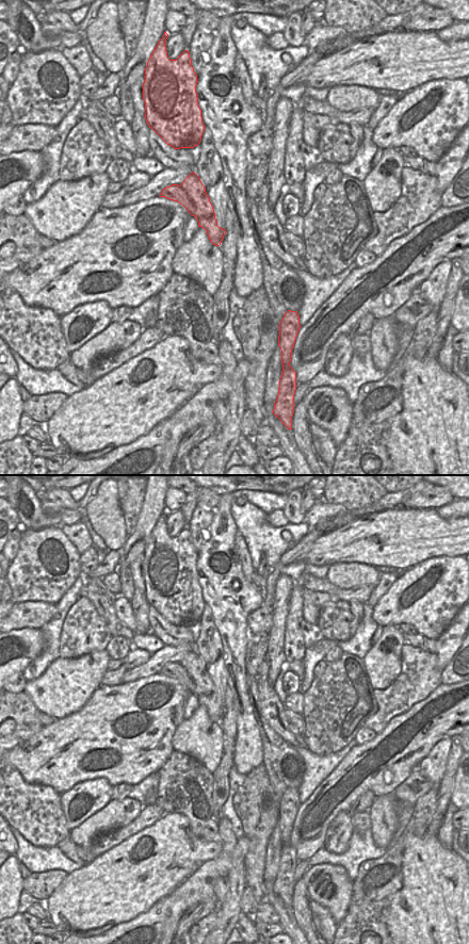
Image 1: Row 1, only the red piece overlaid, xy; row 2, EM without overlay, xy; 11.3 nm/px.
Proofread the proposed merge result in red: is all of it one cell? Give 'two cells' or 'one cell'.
two cells

